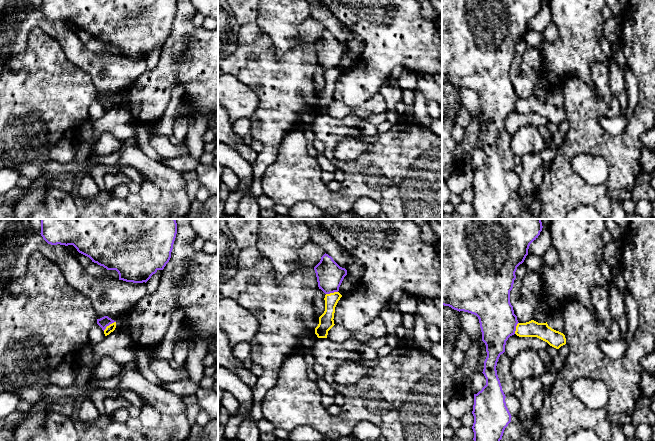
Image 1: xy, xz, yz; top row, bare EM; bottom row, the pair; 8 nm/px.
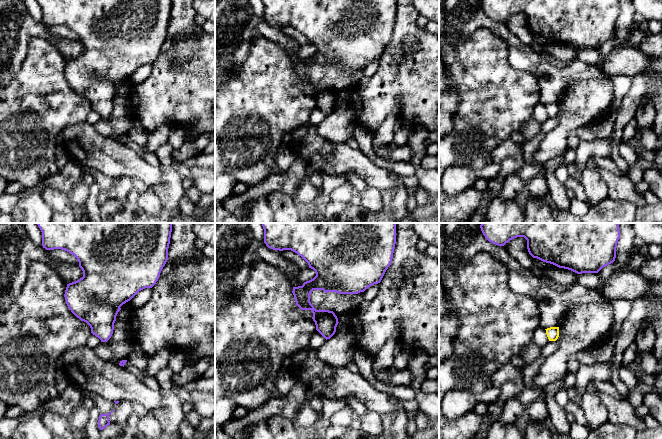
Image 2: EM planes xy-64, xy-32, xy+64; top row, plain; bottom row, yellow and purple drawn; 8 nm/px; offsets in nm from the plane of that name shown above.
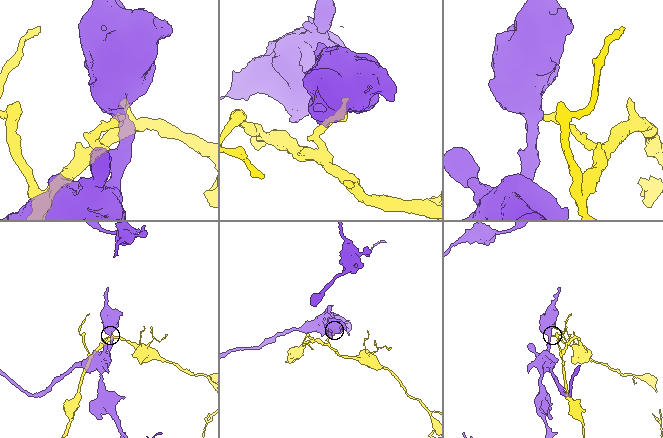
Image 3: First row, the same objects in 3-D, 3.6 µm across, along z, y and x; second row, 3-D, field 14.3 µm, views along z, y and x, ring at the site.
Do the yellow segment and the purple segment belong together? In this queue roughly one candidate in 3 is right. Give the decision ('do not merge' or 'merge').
do not merge

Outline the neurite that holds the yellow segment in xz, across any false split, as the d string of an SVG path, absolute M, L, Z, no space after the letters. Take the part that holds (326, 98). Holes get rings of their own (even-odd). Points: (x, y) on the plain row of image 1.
M334 68L325 71L325 87L319 93L319 100L315 104L315 110L318 114L327 114L328 107L335 101L334 89L335 83L342 71L339 68Z

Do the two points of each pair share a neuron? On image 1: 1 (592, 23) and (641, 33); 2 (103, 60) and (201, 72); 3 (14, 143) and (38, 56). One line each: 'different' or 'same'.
1: different
2: different
3: same

